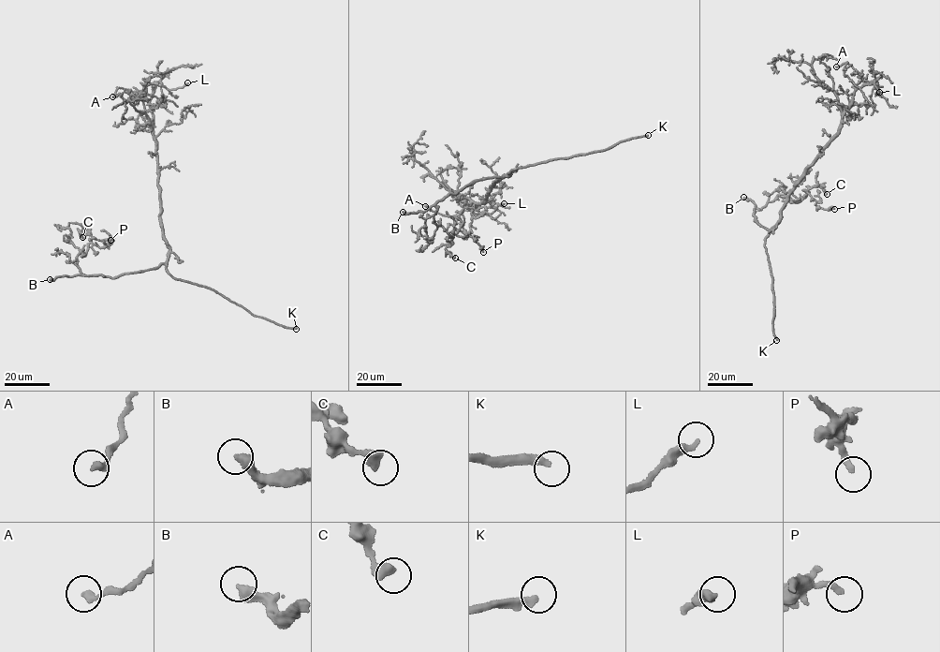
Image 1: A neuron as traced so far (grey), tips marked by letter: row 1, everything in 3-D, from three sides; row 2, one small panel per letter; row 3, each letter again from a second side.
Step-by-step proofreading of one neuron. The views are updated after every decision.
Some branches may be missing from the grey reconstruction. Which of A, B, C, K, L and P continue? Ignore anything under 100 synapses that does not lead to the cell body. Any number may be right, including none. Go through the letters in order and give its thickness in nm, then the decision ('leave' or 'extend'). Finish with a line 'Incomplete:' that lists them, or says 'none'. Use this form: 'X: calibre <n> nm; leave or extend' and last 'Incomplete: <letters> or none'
A: calibre 280 nm; leave
B: calibre 440 nm; extend
C: calibre 440 nm; leave
K: calibre 320 nm; extend
L: calibre 320 nm; leave
P: calibre 240 nm; leave
Incomplete: B, K

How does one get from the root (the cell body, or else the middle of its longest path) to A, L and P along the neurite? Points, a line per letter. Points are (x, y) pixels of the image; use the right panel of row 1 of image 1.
A: (785, 206), (794, 184), (836, 134), (861, 80), (848, 64), (836, 66)
L: (785, 206), (794, 184), (836, 134), (854, 91), (873, 81), (877, 91), (875, 93), (879, 92)
P: (785, 206), (773, 229), (754, 219), (754, 209), (778, 195), (797, 202), (806, 191), (819, 207), (834, 209)

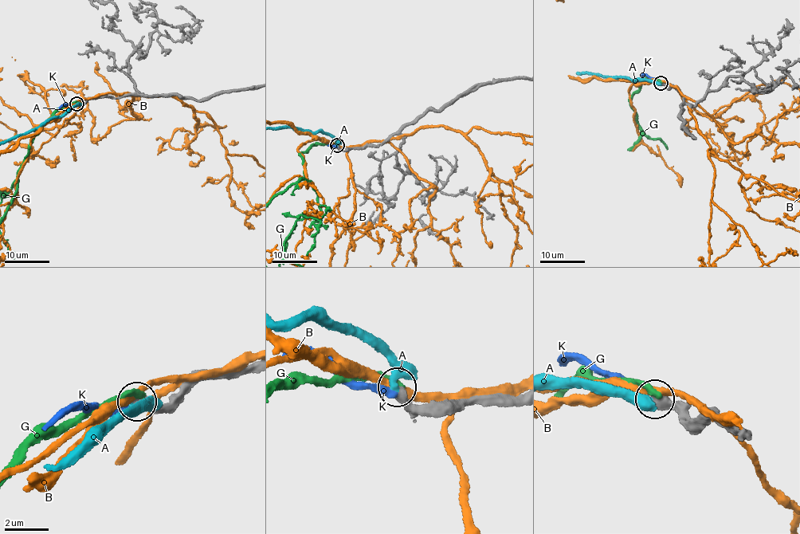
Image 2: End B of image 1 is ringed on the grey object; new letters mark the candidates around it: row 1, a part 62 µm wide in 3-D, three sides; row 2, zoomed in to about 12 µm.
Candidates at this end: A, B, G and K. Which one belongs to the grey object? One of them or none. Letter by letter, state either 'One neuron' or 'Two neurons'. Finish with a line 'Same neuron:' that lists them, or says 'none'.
A: Two neurons
B: Two neurons
G: Two neurons
K: Two neurons
Same neuron: none

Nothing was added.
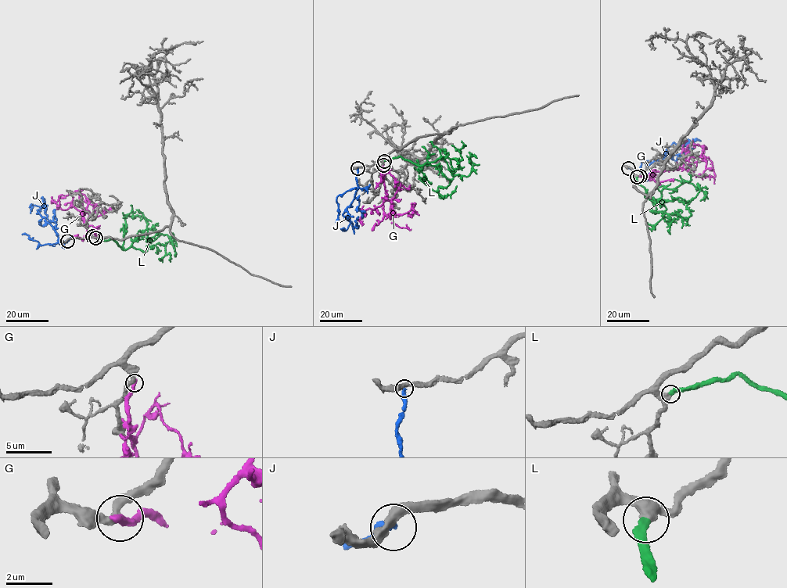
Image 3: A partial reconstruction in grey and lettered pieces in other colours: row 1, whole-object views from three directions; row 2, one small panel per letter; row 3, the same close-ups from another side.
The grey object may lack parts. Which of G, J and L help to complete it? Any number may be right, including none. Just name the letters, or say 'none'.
L

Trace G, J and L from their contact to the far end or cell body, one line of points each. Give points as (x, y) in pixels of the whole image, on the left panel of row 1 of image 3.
G: (93, 236), (86, 236), (87, 228), (81, 215), (88, 201), (81, 194), (79, 198), (89, 220)
J: (67, 241), (58, 242), (56, 233), (37, 210), (41, 208), (43, 200), (48, 220)
L: (95, 237), (112, 239), (127, 249), (141, 231), (151, 229), (171, 237), (176, 256)

